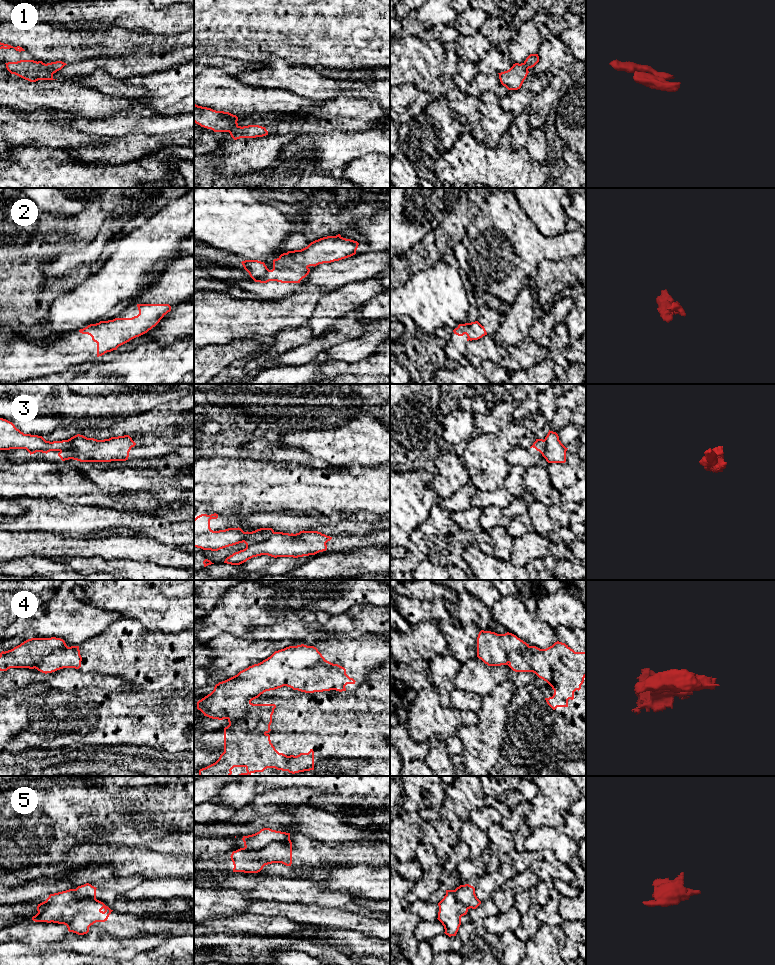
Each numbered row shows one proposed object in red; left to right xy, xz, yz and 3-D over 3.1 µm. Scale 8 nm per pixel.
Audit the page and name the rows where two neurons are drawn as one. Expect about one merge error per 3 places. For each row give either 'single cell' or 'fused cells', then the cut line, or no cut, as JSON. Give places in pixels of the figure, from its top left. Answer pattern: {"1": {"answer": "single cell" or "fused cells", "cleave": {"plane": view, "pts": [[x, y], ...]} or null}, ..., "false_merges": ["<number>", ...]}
{"1": {"answer": "single cell", "cleave": null}, "2": {"answer": "single cell", "cleave": null}, "3": {"answer": "fused cells", "cleave": {"plane": "xz", "pts": [[274, 532], [268, 538], [246, 546]]}}, "4": {"answer": "fused cells", "cleave": {"plane": "xy", "pts": [[66, 645], [51, 651], [35, 668]]}}, "5": {"answer": "fused cells", "cleave": {"plane": "xz", "pts": [[289, 839], [270, 842], [259, 849], [247, 849], [244, 847]]}}, "false_merges": ["3", "4", "5"]}

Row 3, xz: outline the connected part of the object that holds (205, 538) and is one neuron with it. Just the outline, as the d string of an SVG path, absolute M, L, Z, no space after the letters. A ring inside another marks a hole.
M214 513L201 514L194 519L194 547L218 551L243 542L249 546L265 541L274 534L272 528L260 528L252 532L244 532L239 527L213 531L210 520L217 518L218 514Z

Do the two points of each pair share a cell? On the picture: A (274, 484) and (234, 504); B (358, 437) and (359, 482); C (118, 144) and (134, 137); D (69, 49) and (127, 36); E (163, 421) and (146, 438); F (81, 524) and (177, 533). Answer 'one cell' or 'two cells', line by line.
A: two cells
B: two cells
C: one cell
D: one cell
E: two cells
F: one cell

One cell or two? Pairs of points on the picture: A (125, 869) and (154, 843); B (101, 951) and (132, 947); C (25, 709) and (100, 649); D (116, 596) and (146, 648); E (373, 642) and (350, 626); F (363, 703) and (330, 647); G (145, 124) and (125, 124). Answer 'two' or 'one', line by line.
A: two
B: one
C: two
D: two
E: two
F: two
G: one

